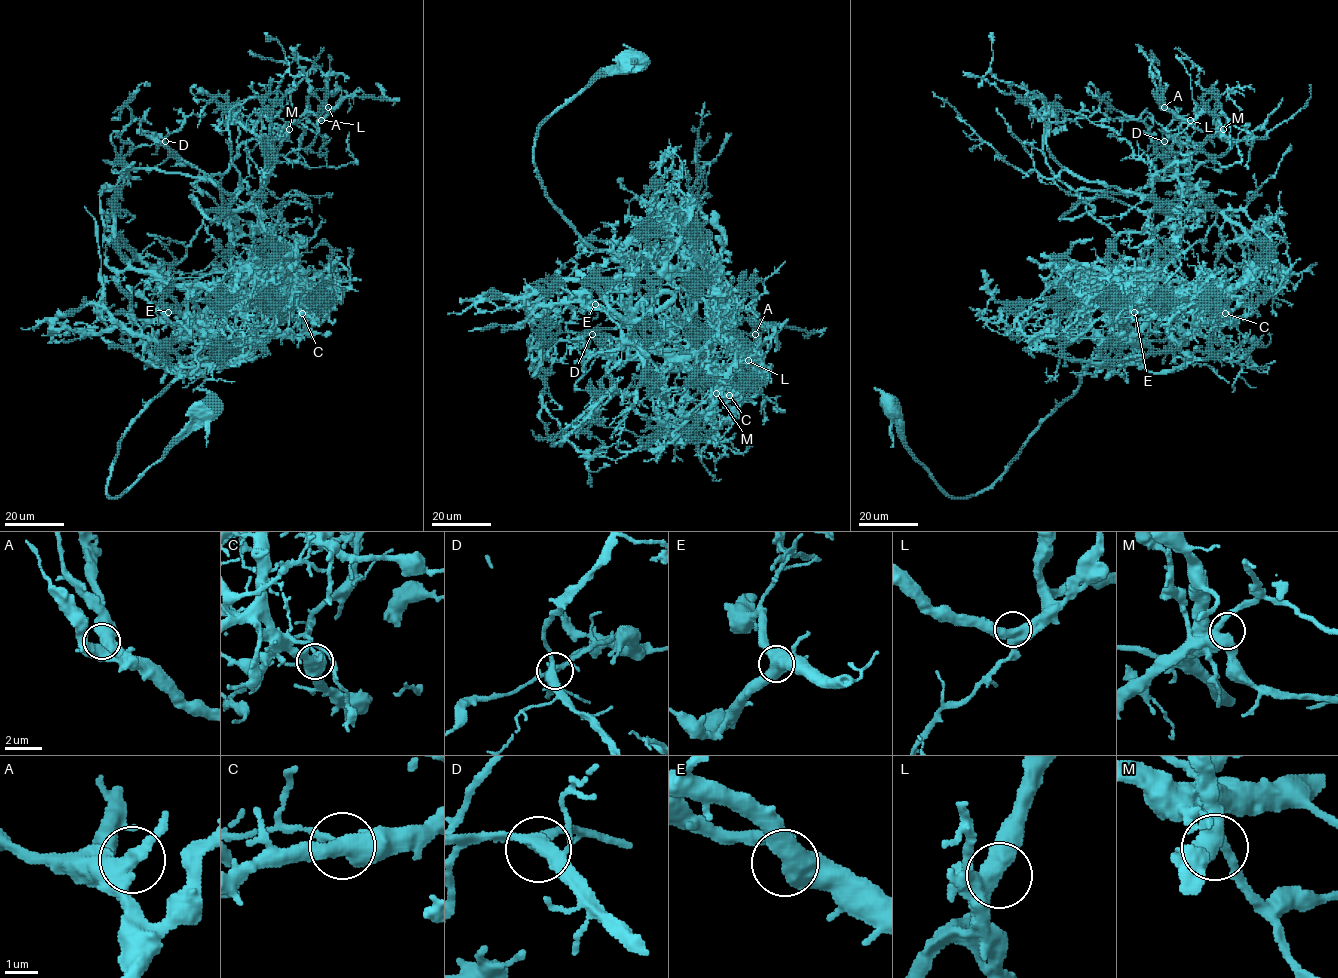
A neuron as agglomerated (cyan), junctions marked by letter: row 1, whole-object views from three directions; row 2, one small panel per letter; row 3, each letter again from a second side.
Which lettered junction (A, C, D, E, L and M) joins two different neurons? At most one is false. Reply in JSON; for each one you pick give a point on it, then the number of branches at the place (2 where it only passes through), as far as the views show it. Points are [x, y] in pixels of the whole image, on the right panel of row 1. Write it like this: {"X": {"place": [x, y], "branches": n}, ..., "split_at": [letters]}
{"C": {"place": [1225, 313], "branches": 3}, "split_at": ["C"]}

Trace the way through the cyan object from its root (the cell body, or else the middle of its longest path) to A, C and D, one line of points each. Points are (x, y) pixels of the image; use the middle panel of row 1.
A: (636, 62), (540, 127), (544, 194), (624, 258), (642, 343), (659, 346), (672, 314), (745, 359), (755, 334)
C: (636, 62), (566, 100), (534, 164), (574, 230), (624, 258), (638, 338), (730, 396)
D: (636, 62), (534, 147), (552, 204), (629, 277), (629, 317), (586, 283), (543, 319), (541, 353), (592, 334)

